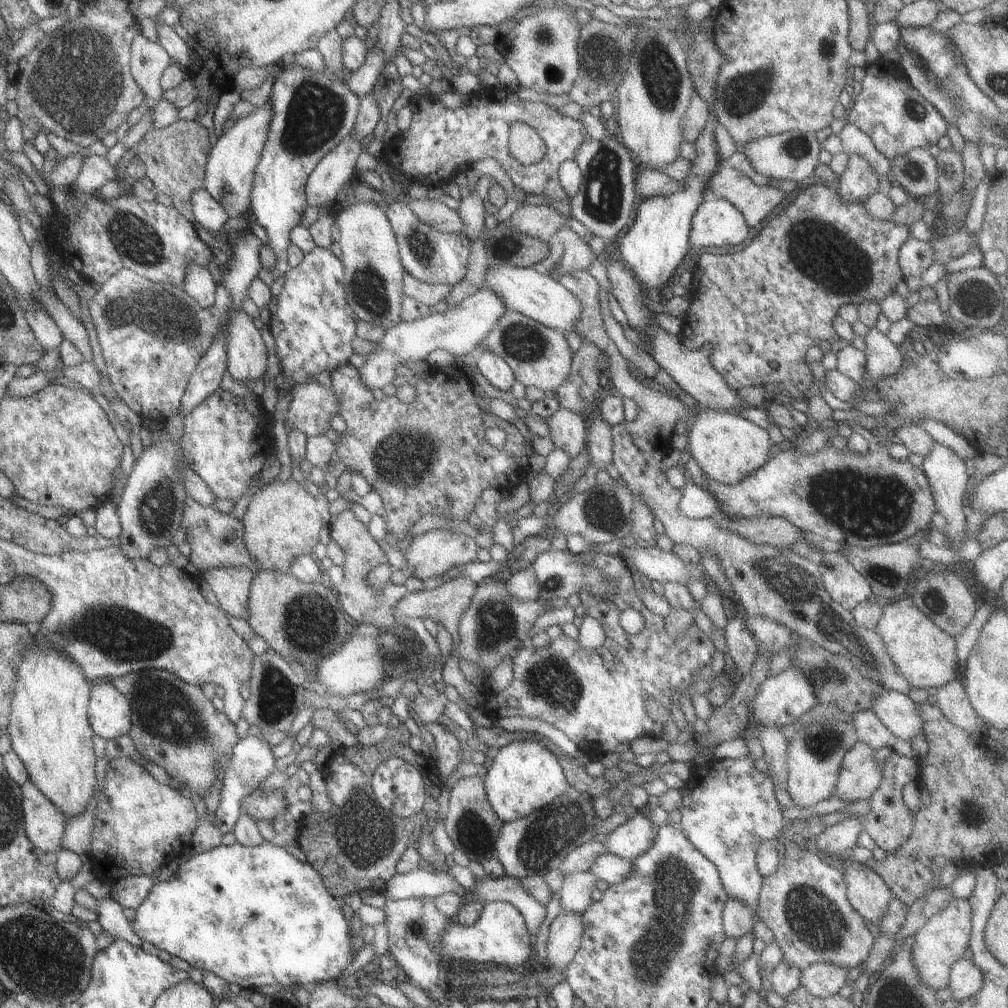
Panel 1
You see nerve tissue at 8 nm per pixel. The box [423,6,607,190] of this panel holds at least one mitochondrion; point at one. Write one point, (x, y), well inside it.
(544, 35)

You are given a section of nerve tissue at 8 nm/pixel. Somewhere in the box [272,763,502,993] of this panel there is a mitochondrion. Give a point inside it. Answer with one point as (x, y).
(353, 831)

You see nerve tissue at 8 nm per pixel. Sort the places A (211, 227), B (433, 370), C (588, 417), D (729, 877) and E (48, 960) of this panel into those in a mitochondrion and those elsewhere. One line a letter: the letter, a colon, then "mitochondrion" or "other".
A: other
B: other
C: other
D: other
E: mitochondrion

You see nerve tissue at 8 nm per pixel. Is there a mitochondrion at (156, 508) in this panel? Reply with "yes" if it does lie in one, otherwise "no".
yes

